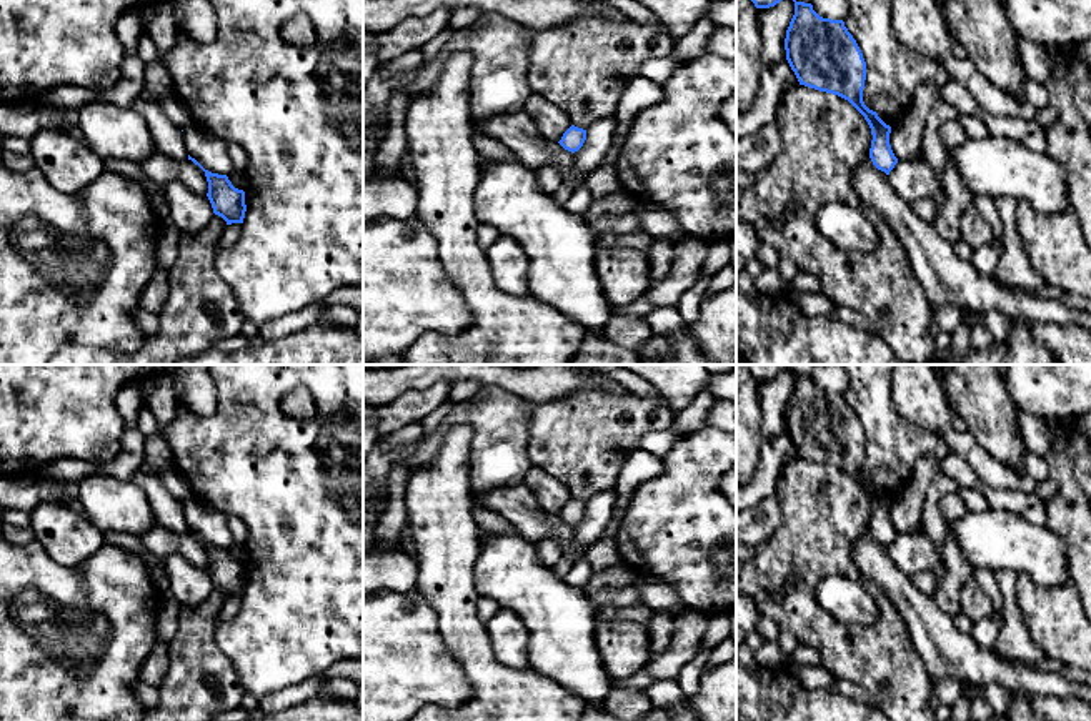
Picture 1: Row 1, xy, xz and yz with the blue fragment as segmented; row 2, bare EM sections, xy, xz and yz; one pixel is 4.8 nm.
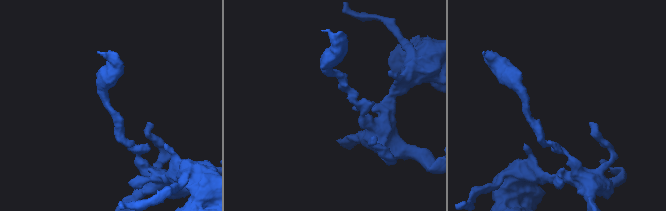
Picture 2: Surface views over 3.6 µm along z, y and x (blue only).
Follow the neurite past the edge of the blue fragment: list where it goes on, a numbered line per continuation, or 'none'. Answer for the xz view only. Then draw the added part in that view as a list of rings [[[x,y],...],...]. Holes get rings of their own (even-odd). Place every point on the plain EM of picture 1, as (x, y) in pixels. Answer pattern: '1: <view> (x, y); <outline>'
none

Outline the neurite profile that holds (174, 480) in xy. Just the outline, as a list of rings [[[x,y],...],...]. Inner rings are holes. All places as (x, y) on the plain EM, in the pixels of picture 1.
[[[145,463],[140,470],[158,476],[163,486],[168,490],[168,493],[173,498],[177,498],[180,503],[185,503],[193,496],[193,491],[187,476],[182,473],[182,470],[175,463],[162,470],[150,468]]]

